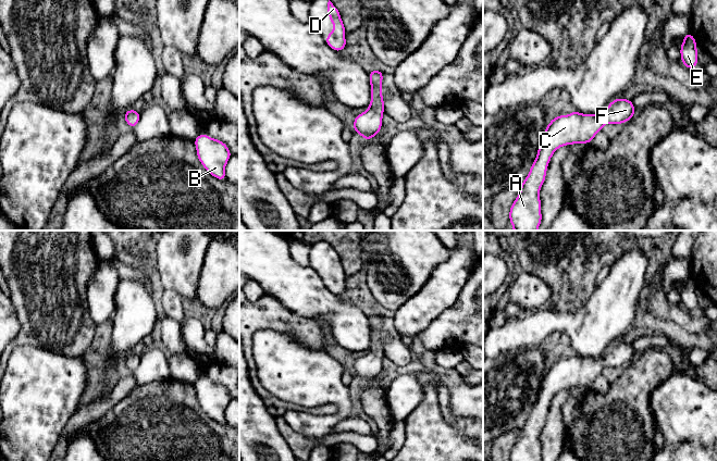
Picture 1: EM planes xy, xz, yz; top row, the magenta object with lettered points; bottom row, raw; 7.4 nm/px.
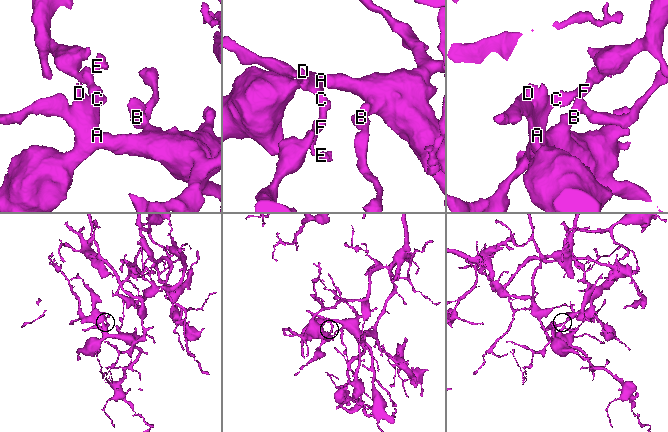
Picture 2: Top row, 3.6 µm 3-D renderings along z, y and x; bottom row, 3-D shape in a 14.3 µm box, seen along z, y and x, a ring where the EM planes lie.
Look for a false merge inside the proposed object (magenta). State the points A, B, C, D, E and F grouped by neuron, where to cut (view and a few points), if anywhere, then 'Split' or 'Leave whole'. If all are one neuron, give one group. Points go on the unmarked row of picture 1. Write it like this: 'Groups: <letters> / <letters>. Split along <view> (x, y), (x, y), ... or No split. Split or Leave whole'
Groups: A B C D E F. No split. Leave whole

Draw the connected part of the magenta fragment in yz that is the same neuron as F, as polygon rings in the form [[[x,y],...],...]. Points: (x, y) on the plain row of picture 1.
[[[630,342],[613,344],[599,358],[577,354],[564,360],[555,359],[541,382],[537,399],[528,421],[519,429],[520,437],[510,450],[509,461],[542,461],[540,433],[553,397],[563,389],[590,387],[606,366],[625,367],[635,358]]]

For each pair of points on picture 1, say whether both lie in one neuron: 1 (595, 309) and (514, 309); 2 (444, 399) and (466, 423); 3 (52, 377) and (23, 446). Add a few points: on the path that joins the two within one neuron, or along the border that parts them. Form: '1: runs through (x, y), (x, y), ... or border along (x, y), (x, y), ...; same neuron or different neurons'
1: border along (524, 313), (508, 318), (501, 325); different neurons
2: runs through (445, 407), (446, 412), (458, 422); same neuron
3: runs through (37, 395), (29, 428); same neuron

